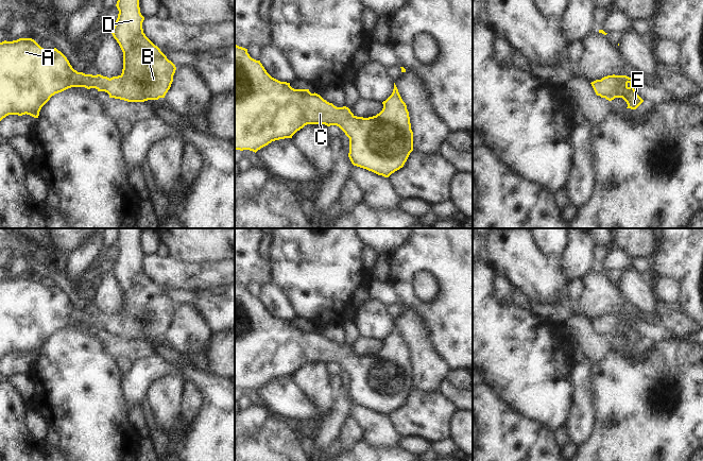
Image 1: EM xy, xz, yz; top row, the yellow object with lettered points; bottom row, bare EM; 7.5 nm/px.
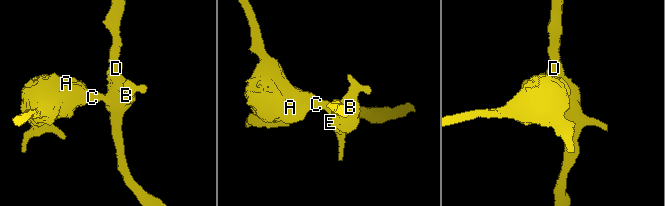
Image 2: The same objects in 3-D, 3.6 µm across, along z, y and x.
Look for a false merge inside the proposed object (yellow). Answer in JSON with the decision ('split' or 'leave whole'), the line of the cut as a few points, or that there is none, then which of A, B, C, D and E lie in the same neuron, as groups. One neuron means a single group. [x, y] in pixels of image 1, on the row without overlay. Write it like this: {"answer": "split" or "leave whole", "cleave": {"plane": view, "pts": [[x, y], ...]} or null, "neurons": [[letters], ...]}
{"answer": "leave whole", "cleave": null, "neurons": [["A", "B", "C", "D", "E"]]}

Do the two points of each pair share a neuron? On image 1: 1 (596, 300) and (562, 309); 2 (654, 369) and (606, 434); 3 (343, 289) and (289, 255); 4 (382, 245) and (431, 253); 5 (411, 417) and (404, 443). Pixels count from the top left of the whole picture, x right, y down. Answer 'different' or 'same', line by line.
1: different
2: same
3: same
4: different
5: different

